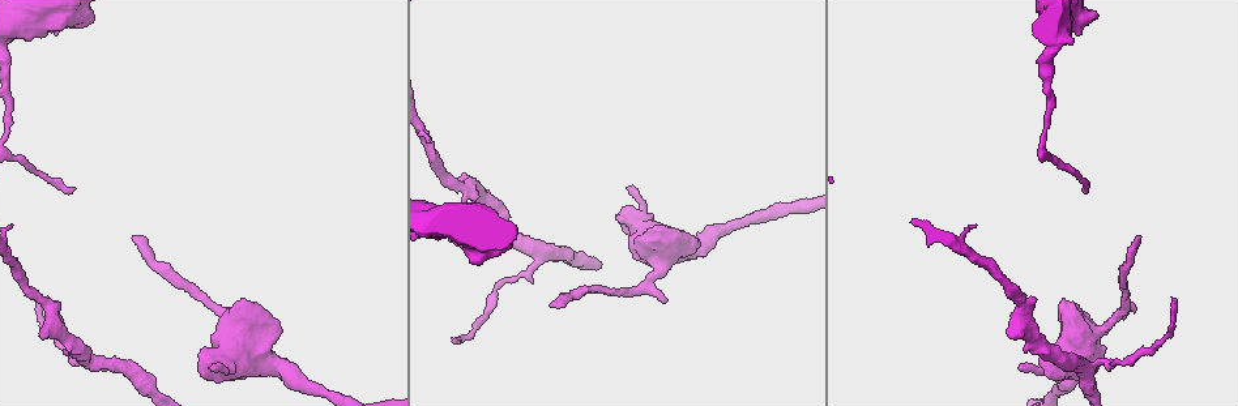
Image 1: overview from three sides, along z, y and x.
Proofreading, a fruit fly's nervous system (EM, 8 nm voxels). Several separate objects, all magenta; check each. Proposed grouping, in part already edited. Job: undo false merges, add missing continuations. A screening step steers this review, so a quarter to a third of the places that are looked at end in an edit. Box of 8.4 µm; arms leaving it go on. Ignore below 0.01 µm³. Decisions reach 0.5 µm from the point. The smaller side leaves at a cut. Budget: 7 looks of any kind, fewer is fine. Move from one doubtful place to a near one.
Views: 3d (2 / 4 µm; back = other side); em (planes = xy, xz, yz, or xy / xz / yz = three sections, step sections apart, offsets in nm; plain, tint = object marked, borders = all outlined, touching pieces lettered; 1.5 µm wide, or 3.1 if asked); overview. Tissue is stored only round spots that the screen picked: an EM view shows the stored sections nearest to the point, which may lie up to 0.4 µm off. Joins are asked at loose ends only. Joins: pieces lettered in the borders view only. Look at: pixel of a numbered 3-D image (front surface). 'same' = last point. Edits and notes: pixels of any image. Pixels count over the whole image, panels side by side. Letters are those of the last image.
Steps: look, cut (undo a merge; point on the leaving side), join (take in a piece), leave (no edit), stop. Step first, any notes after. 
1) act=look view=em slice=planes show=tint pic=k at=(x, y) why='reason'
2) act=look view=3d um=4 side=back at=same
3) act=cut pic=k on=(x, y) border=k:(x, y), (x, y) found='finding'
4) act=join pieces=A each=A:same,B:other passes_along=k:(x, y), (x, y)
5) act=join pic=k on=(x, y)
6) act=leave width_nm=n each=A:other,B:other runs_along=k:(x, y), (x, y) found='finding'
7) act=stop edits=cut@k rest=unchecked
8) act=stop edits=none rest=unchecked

act=look view=3d um=4 pic=1 at=(72, 191) why='long arm stops here'

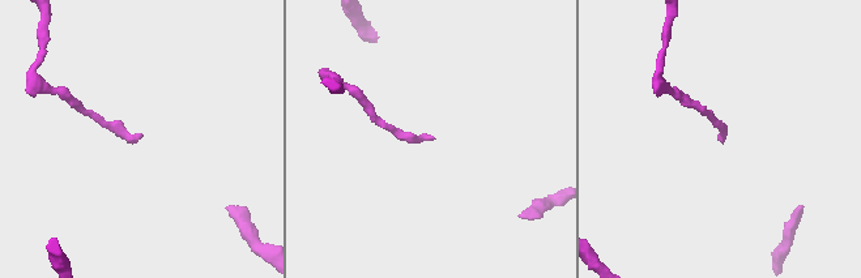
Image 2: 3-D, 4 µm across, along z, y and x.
act=look view=em slice=planes show=tint pic=2 at=(718, 136)

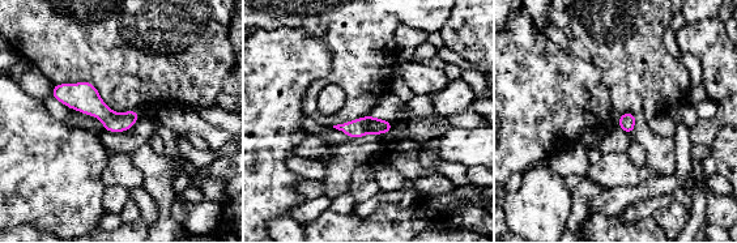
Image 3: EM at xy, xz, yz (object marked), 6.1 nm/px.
act=look view=em slice=planes show=borders at=same why='what lies round it'

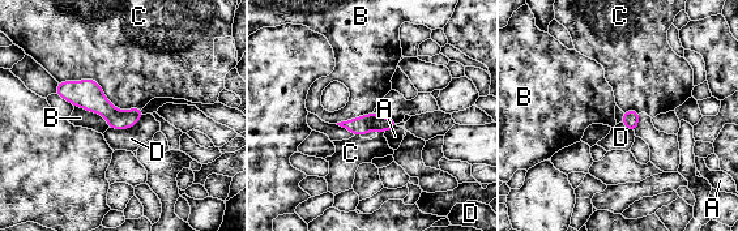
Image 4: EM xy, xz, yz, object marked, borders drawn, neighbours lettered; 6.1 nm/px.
act=leave each=A:other,B:other,C:other,D:other runs_along=4:(59, 86), (112, 115), (139, 114) found='none of them fits'

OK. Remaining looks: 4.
act=look view=3d um=4 side=back pic=1 at=(92, 22) why='thick end'

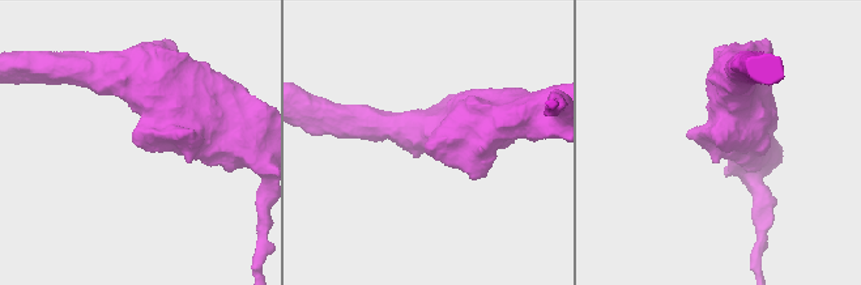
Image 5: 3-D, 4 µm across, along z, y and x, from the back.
act=look view=em slice=yz step=4 show=tint pic=5 at=(138, 147)

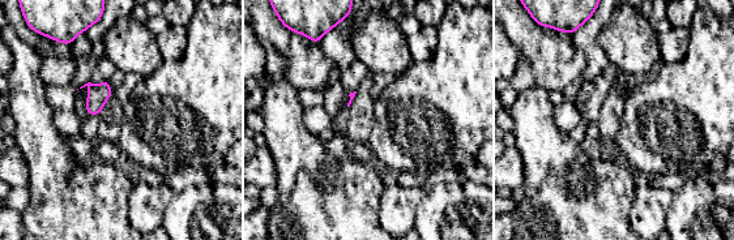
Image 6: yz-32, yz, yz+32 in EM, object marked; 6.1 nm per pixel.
act=look view=em slice=planes show=borders at=same

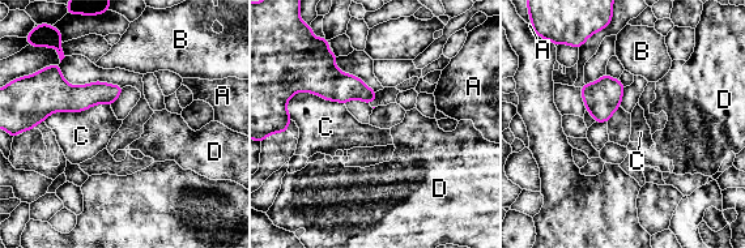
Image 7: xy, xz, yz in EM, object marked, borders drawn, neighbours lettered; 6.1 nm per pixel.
act=leave each=A:other,B:other,C:other,D:other border=7:(344, 105), (297, 92), (285, 107) found='no lettered piece goes on from it'

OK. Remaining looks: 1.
act=stop edits=none rest=unchecked

